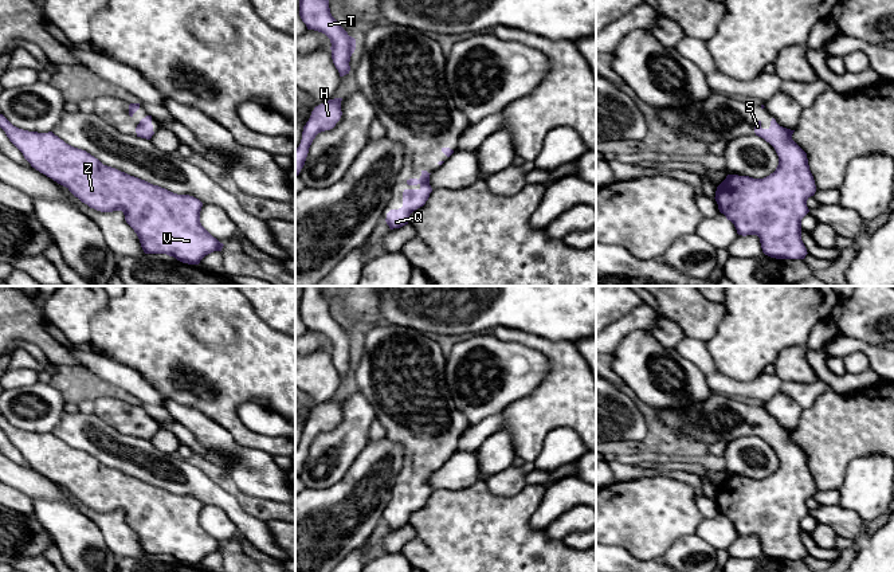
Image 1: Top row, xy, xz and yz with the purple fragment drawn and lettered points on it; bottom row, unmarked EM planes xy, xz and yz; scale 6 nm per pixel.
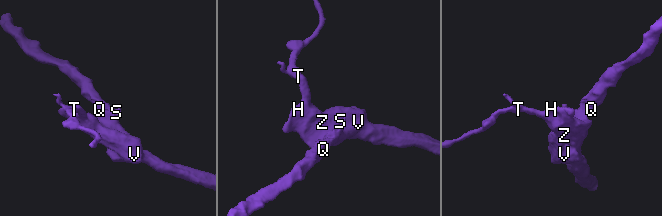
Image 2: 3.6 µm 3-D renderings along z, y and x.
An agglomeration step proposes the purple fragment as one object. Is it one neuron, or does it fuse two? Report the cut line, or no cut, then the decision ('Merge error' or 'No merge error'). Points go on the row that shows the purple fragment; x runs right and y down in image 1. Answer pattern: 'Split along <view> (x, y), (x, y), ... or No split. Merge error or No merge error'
No split. No merge error

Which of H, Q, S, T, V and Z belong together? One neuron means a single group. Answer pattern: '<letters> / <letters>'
H Q S T V Z

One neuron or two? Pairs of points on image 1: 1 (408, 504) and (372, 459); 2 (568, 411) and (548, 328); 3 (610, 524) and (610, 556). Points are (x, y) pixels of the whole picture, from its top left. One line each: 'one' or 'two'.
1: two
2: two
3: two

